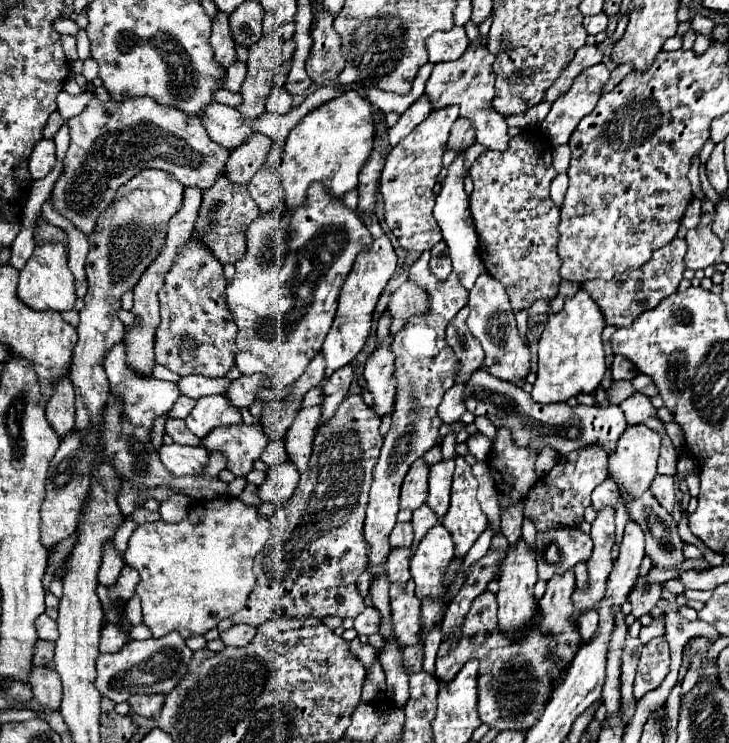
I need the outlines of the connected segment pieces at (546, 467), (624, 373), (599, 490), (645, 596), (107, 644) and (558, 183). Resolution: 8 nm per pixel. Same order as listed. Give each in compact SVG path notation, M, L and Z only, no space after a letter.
M545 447L543 451L539 451L537 461L535 461L535 471L537 471L537 475L541 477L541 475L549 473L549 471L553 469L553 465L557 463L557 459L559 459L559 455L557 455L557 451L551 449L551 447Z
M615 355L611 371L613 371L613 377L635 377L637 375L635 365L631 361L627 361L625 357L621 357L621 355Z
M605 479L599 487L595 487L591 505L595 507L595 511L599 511L607 505L611 505L611 507L617 505L617 485L615 485L613 479Z
M641 577L631 593L631 605L633 615L639 619L641 615L651 613L653 607L657 607L657 601L661 599L661 585L649 585L645 577Z
M111 623L103 625L103 629L101 629L101 645L99 645L101 653L115 653L125 643L127 641L125 641L125 637L121 637L121 629L117 629L117 625L111 625Z
M565 173L557 175L557 177L553 179L553 183L551 183L551 199L553 199L553 203L555 203L557 207L561 207L563 201L565 201L567 185L569 185L569 177L567 177Z

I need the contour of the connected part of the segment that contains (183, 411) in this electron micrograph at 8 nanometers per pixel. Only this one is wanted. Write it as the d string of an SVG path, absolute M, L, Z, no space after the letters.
M181 395L181 397L175 401L175 405L173 405L173 409L169 411L167 417L169 417L169 419L185 419L191 409L193 409L193 399Z

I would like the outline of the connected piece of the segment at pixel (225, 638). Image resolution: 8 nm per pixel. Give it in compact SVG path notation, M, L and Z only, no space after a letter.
M233 625L221 633L221 641L229 647L245 647L253 641L255 627L251 625Z

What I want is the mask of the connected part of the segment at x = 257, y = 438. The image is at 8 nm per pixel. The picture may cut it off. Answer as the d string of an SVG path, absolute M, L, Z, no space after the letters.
M241 423L213 429L213 433L209 433L201 445L205 445L209 451L221 449L221 453L227 457L227 469L235 477L245 477L249 469L253 469L253 461L259 459L259 455L269 445L269 435L261 423Z

